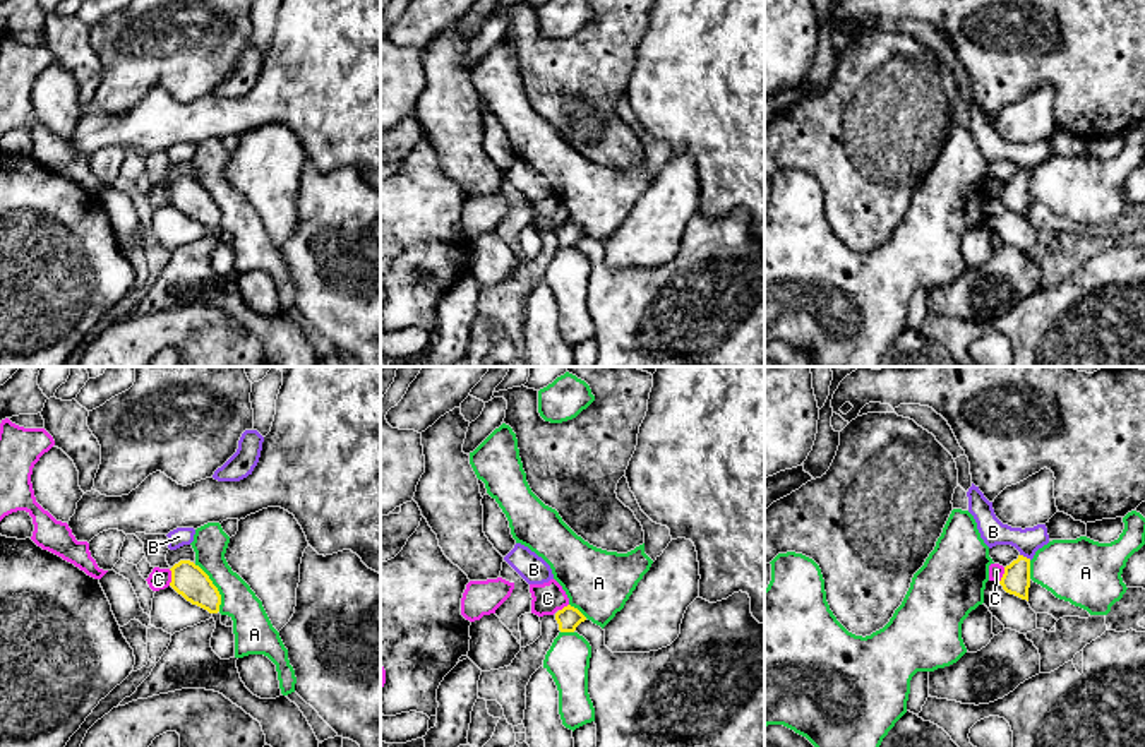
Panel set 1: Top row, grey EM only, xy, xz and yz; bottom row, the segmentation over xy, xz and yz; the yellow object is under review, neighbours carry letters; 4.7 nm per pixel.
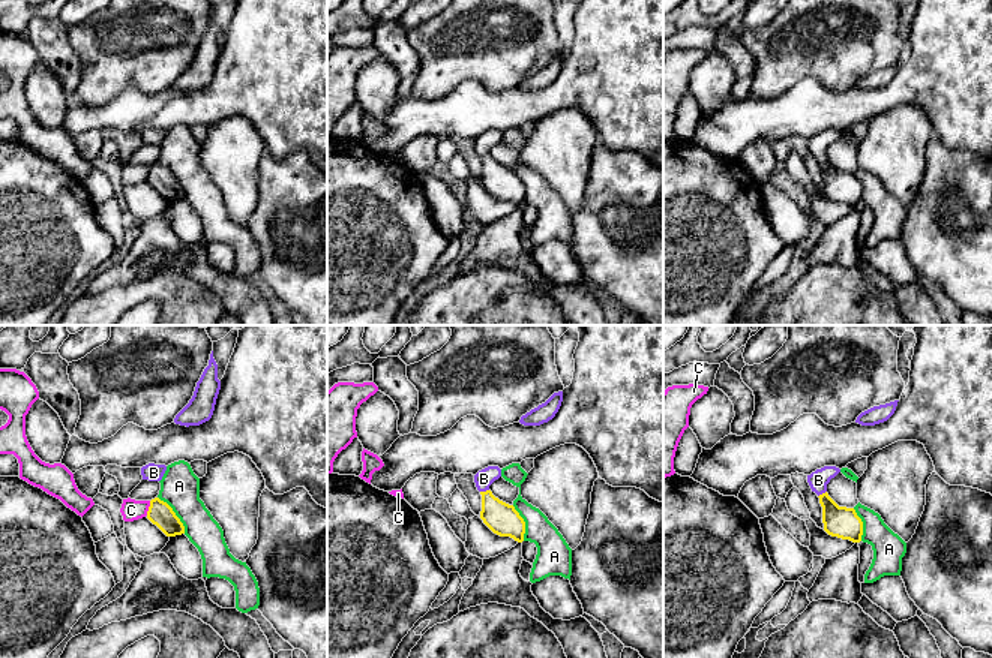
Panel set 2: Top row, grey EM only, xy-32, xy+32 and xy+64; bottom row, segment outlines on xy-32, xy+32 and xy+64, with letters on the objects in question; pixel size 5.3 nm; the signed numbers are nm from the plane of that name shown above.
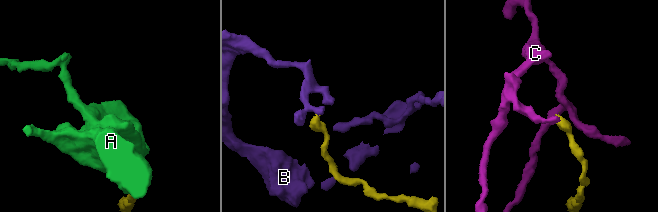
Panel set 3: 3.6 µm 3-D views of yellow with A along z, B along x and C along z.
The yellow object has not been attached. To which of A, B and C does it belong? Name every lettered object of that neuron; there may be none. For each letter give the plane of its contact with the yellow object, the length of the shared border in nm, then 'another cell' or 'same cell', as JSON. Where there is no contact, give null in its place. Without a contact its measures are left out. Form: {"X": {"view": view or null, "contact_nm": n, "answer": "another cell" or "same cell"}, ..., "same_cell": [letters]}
{"A": {"view": "xy", "contact_nm": 260, "answer": "another cell"}, "B": {"view": "yz", "contact_nm": 60, "answer": "same cell"}, "C": {"view": "xy", "contact_nm": 80, "answer": "another cell"}, "same_cell": ["B"]}

